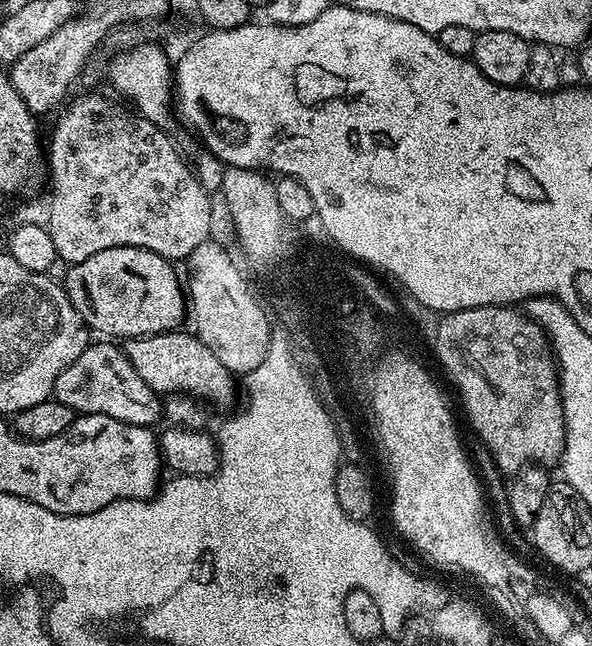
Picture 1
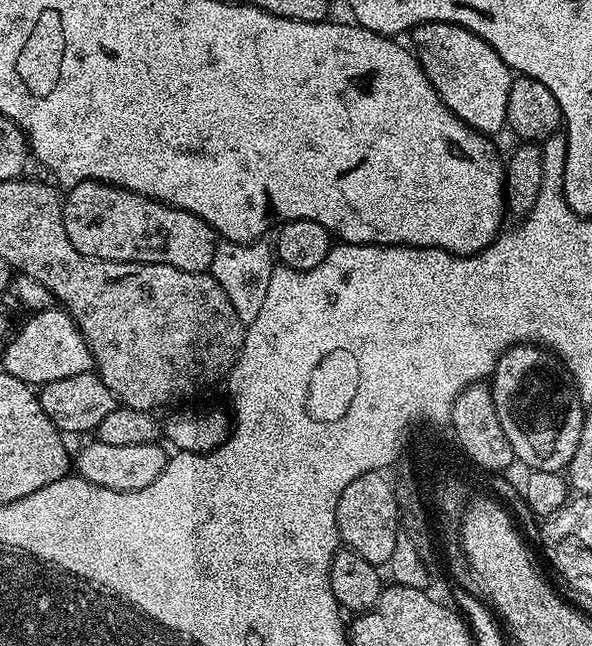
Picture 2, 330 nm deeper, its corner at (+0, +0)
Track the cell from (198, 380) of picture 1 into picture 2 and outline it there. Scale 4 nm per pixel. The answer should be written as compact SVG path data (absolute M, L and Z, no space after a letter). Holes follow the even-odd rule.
M59 306L33 312L21 326L20 332L13 331L7 344L3 345L3 371L30 386L43 386L58 378L74 378L74 374L93 371L92 352L78 326Z

